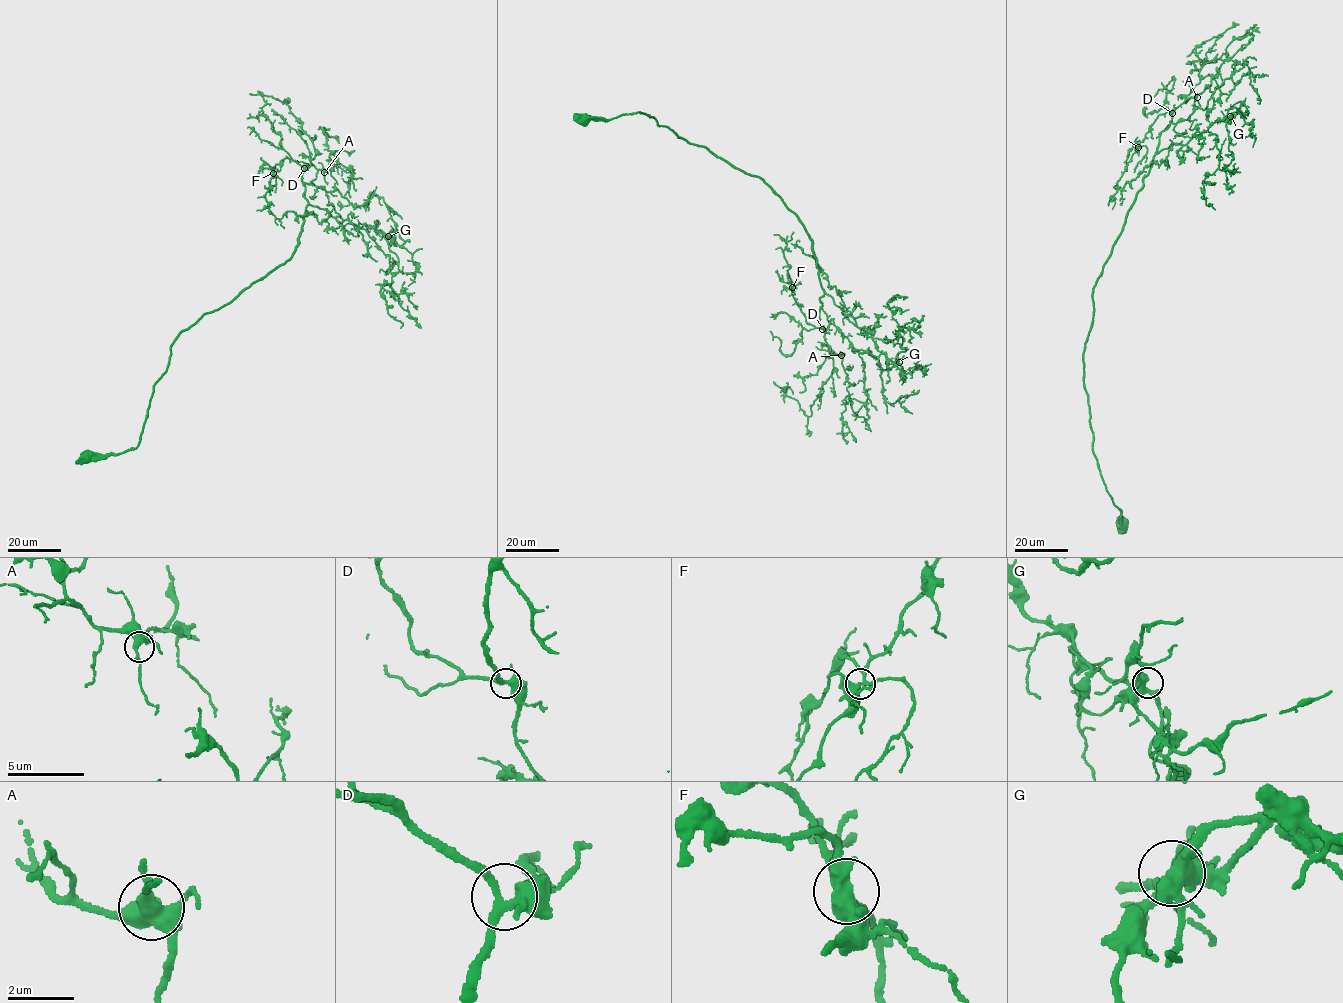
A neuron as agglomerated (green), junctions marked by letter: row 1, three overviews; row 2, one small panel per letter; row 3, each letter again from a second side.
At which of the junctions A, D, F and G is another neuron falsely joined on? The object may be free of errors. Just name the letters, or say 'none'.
none

